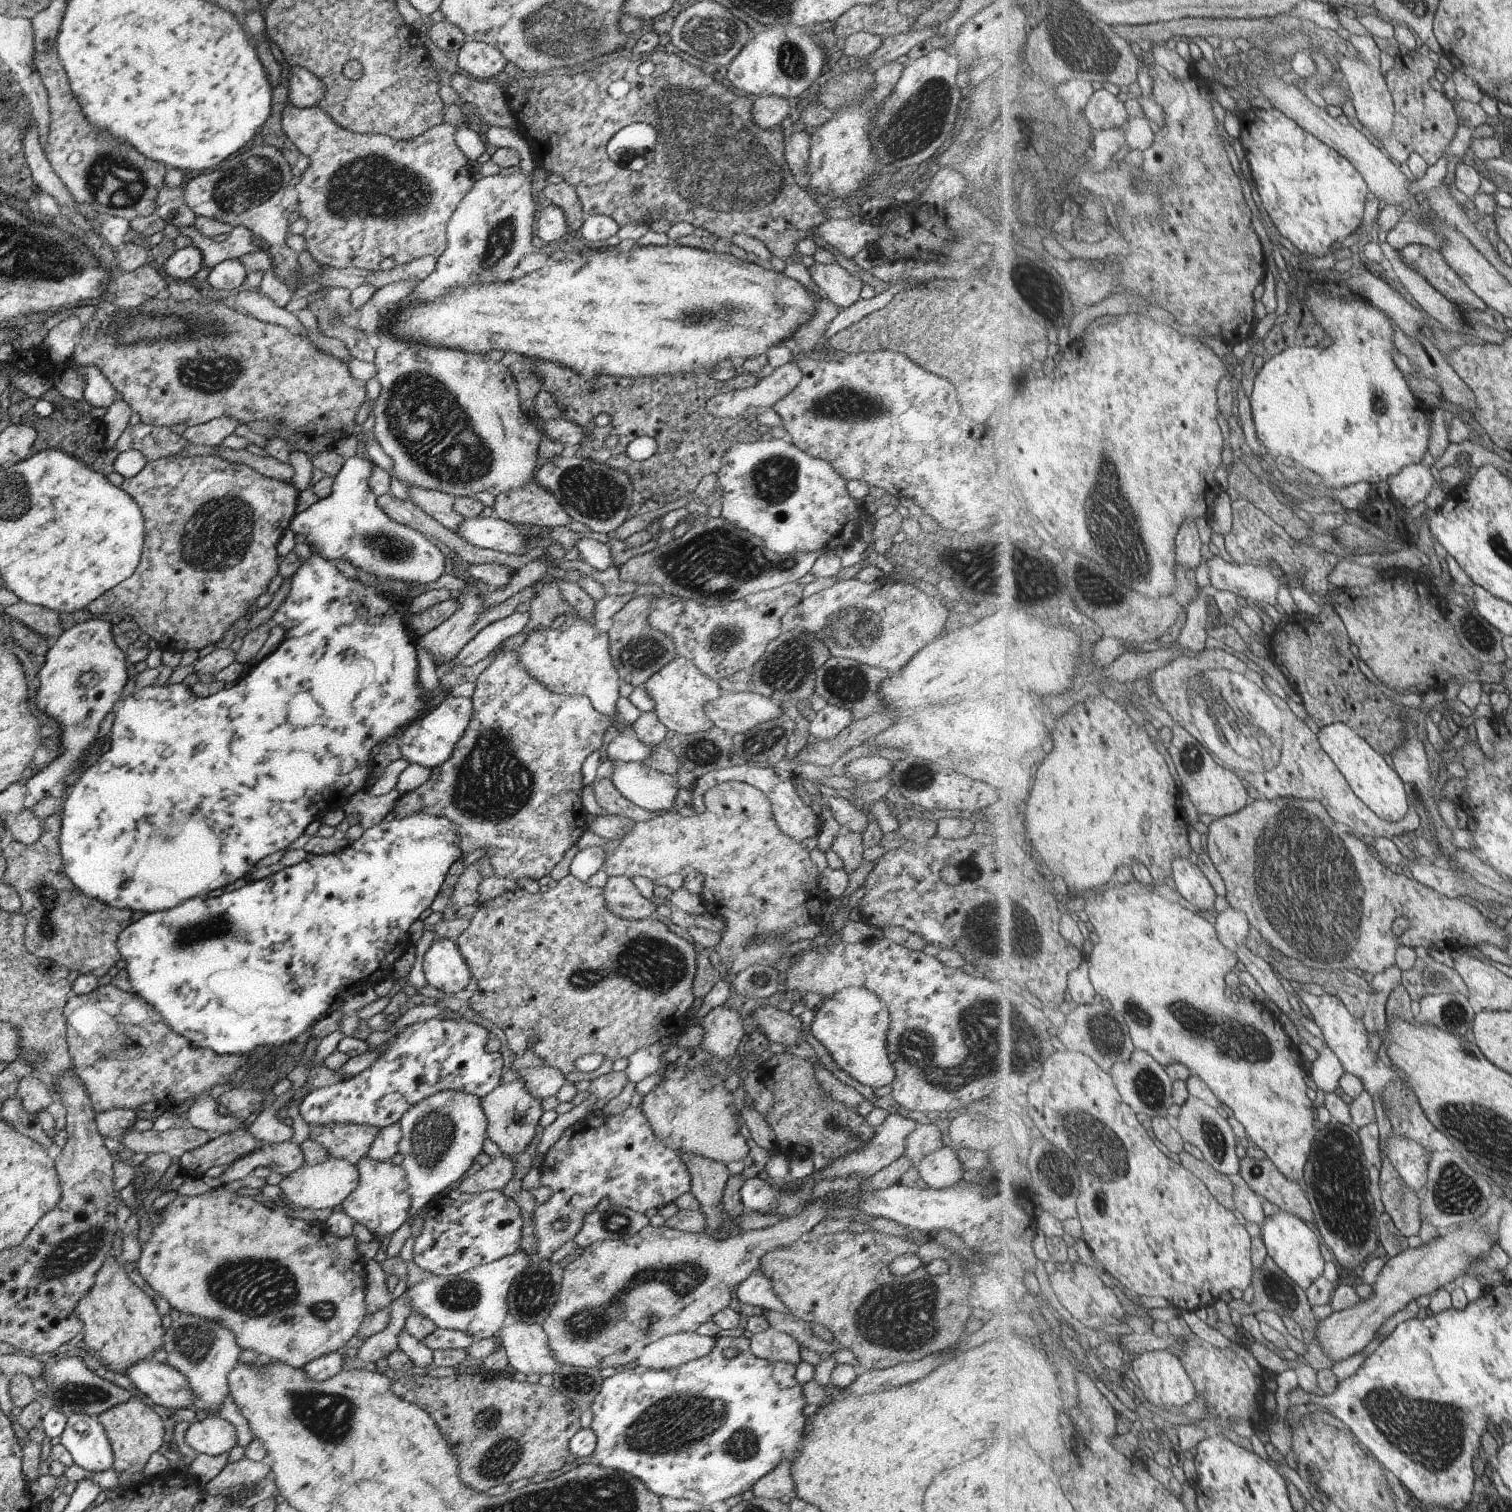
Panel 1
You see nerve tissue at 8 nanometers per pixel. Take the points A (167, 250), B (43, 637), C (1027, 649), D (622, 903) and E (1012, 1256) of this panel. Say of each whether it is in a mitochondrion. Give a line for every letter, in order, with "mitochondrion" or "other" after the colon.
A: other
B: other
C: other
D: mitochondrion
E: other

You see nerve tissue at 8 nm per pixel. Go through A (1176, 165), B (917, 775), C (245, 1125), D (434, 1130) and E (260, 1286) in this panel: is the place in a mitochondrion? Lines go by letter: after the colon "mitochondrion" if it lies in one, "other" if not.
A: mitochondrion
B: mitochondrion
C: other
D: mitochondrion
E: mitochondrion

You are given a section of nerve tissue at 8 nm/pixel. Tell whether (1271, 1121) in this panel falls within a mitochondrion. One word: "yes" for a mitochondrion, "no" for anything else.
no

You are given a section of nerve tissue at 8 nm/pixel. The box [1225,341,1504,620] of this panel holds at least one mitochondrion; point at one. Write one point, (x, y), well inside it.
(1379, 400)

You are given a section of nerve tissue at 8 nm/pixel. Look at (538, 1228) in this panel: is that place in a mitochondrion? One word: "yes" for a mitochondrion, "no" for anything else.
no

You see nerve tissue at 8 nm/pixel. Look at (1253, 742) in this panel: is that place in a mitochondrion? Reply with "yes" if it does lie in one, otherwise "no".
yes

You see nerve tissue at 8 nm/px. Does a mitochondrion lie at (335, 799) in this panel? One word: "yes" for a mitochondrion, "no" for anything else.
no

